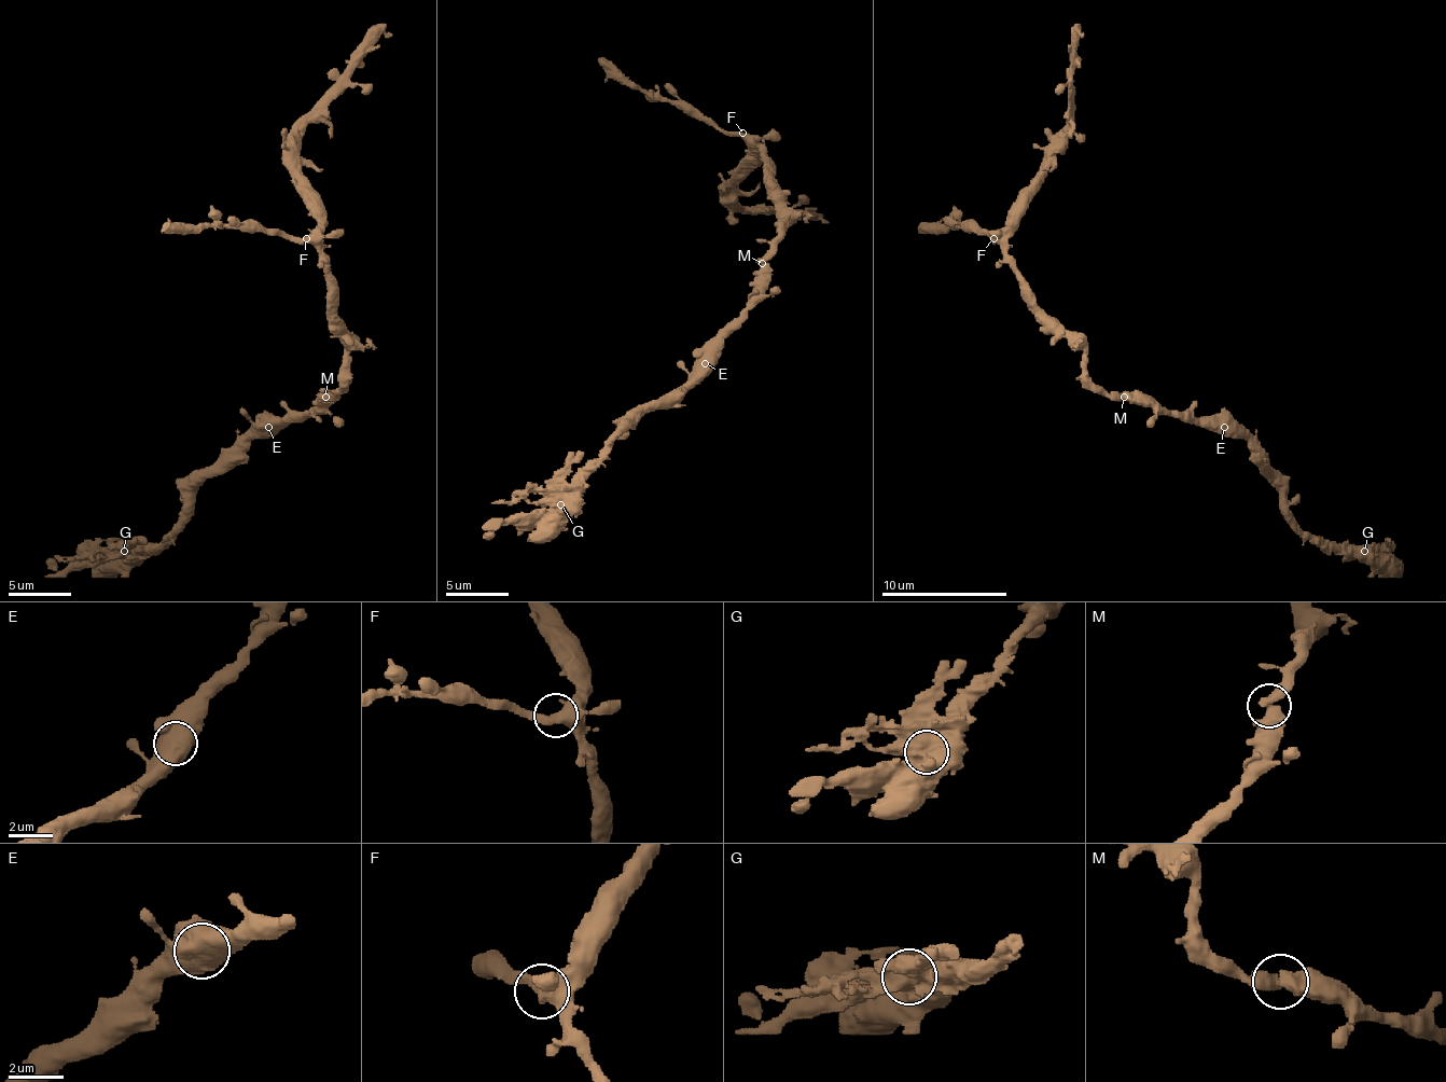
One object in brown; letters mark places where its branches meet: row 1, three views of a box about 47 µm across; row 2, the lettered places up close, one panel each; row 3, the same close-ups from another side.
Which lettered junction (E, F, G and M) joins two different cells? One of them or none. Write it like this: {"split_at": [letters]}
{"split_at": ["G"]}

